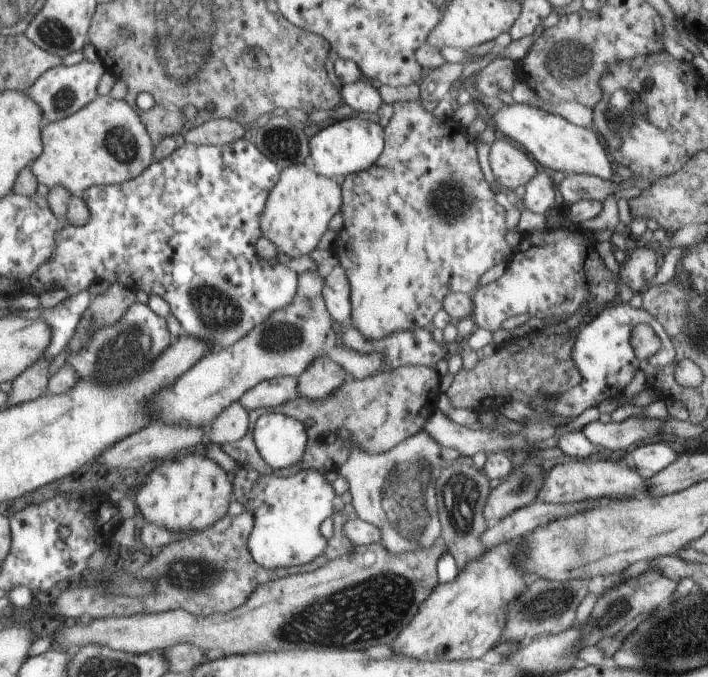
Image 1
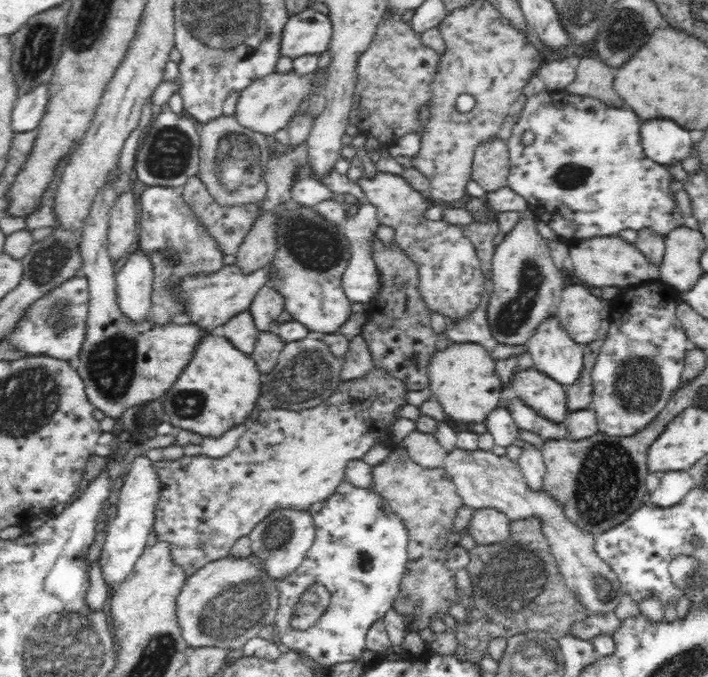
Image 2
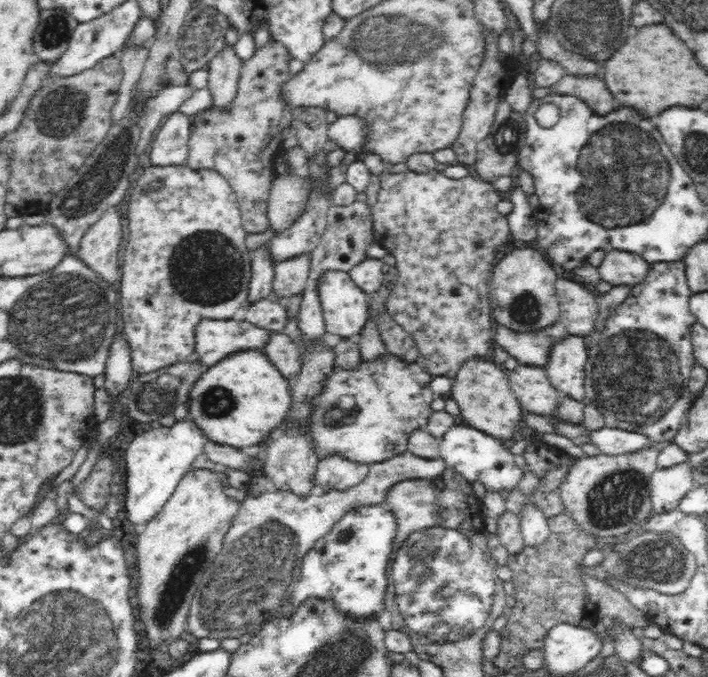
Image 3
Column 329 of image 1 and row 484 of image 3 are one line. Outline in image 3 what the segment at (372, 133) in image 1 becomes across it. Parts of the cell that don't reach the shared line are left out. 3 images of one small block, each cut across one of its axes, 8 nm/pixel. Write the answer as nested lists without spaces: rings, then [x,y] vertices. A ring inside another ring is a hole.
[[[178,422],[172,428],[158,428],[143,432],[136,436],[124,452],[126,464],[126,497],[124,500],[126,518],[130,524],[142,529],[159,511],[167,499],[174,494],[182,478],[189,472],[192,460],[204,452],[204,444],[208,438],[197,423]]]

